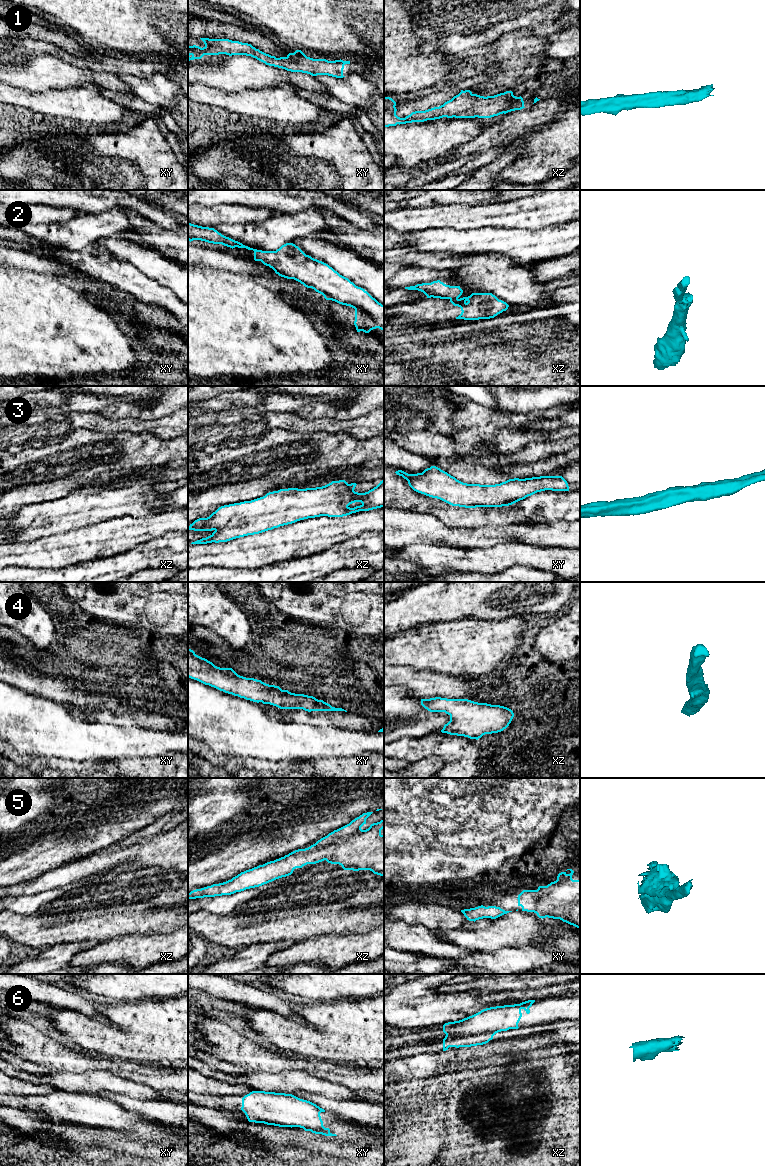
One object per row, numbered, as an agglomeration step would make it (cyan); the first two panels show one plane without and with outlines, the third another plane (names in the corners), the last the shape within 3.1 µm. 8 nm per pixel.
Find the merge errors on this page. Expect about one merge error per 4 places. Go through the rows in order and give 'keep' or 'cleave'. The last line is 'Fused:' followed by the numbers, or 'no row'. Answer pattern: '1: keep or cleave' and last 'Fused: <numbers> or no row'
1: keep
2: cleave
3: keep
4: keep
5: keep
6: keep
Fused: 2

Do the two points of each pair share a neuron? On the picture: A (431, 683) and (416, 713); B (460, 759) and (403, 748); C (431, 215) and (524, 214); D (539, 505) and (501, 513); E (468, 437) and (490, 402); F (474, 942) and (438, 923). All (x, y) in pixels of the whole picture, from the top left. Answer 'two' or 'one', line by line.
A: two
B: one
C: one
D: two
E: two
F: two

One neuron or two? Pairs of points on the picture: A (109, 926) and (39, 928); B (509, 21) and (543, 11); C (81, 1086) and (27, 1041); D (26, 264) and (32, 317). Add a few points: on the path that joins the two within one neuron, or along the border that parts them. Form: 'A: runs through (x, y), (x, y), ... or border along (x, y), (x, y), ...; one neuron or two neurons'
A: runs through (92, 925), (56, 925); one neuron
B: runs through (517, 13), (519, 11), (535, 11); one neuron
C: border along (45, 1071), (82, 1073); two neurons
D: border along (10, 266), (47, 275); two neurons

